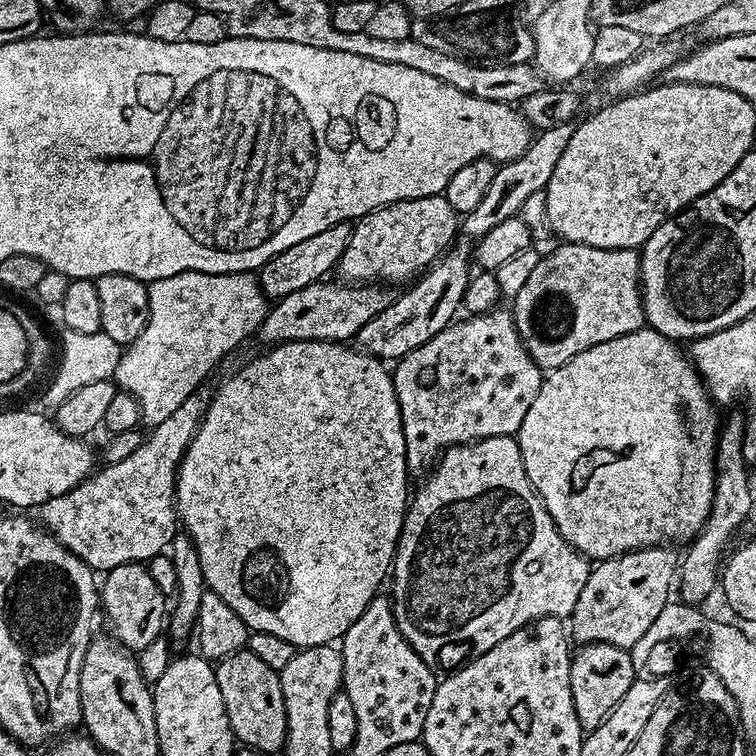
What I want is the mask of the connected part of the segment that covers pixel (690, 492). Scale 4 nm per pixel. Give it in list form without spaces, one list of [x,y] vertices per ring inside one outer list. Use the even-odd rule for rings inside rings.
[[[647,326],[639,328],[637,332],[588,348],[582,354],[570,358],[570,362],[551,369],[541,379],[538,395],[534,397],[534,402],[530,402],[530,410],[526,410],[526,418],[522,418],[520,431],[515,435],[516,441],[520,443],[522,462],[526,466],[532,489],[540,495],[541,502],[546,506],[554,526],[558,526],[564,541],[589,561],[609,560],[611,556],[634,552],[637,548],[668,546],[673,543],[671,540],[691,541],[702,530],[707,515],[710,514],[716,478],[717,409],[701,381],[699,372],[686,359],[685,353],[683,356],[676,348],[679,347],[668,337]]]

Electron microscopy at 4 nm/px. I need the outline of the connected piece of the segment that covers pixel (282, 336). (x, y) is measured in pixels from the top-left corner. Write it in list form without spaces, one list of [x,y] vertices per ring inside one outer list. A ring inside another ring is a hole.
[[[317,282],[294,290],[294,294],[279,297],[269,307],[268,317],[262,322],[258,333],[265,345],[279,344],[285,340],[335,340],[348,342],[356,338],[362,326],[370,322],[380,311],[386,310],[393,299],[384,286],[369,282],[355,285],[351,282],[328,284]]]

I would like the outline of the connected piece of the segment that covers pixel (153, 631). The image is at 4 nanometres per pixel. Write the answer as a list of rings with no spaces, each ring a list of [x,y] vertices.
[[[123,564],[114,566],[103,573],[102,583],[98,588],[98,604],[102,616],[108,619],[107,631],[113,640],[129,653],[139,654],[144,647],[162,636],[166,628],[166,598],[154,578],[150,578],[150,570],[143,564]]]

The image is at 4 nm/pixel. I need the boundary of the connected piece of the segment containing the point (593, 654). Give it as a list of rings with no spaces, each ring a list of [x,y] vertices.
[[[586,644],[572,657],[570,684],[571,698],[579,726],[587,734],[600,726],[610,710],[618,704],[636,679],[636,669],[631,662],[629,649],[609,644]]]

